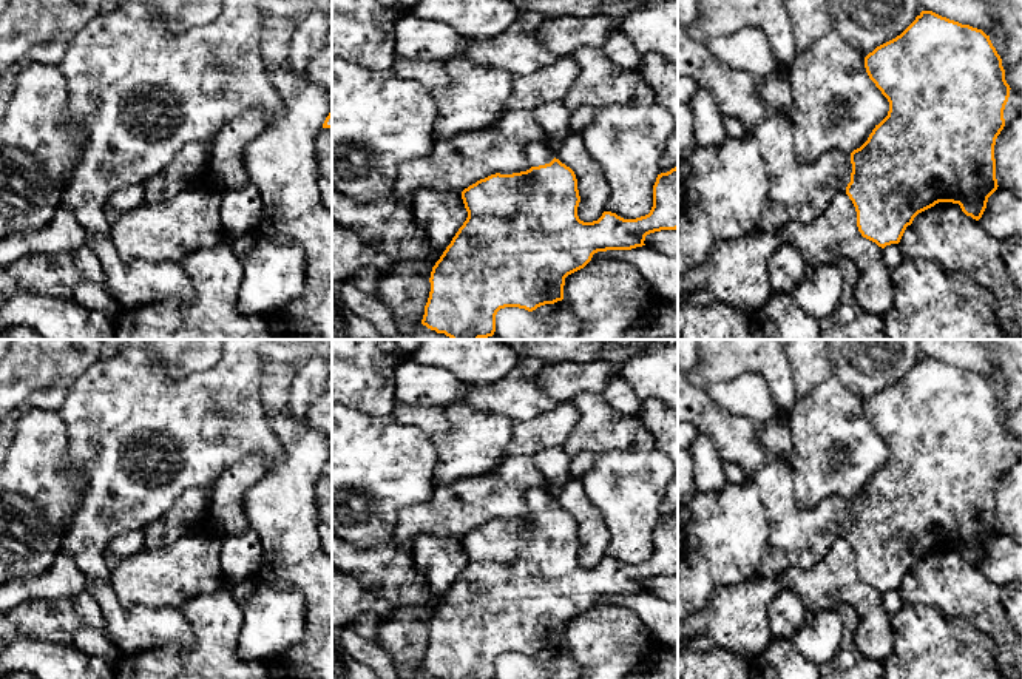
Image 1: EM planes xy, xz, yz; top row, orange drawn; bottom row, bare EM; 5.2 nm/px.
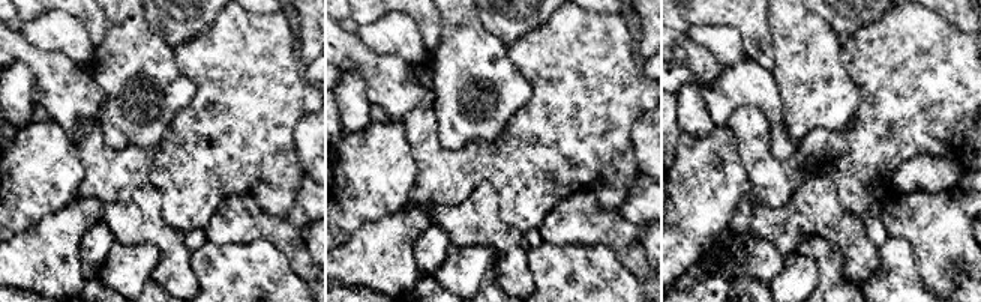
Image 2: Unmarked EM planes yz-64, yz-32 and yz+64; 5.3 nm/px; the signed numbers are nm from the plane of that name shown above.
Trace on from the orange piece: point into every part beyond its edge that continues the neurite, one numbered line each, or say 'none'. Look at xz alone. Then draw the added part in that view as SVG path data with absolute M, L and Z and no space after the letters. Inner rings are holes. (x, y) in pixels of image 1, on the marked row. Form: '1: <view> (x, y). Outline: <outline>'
1: xz (538, 153). Outline: M533 142L526 147L526 159L531 167L550 164L554 157L554 148L545 144Z

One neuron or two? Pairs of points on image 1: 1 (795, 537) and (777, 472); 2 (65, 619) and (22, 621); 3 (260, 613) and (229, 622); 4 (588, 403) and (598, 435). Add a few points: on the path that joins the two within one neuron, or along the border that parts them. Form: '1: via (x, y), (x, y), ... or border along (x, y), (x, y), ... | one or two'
1: via (788, 522), (780, 508), (777, 488) | one
2: via (54, 619), (33, 619) | one
3: border along (230, 587), (243, 614), (236, 645), (238, 653) | two
4: via (593, 411), (598, 428) | one

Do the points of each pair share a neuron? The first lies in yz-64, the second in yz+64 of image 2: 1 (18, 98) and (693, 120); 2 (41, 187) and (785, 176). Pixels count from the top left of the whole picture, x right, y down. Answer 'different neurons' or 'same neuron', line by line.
1: same neuron
2: different neurons

